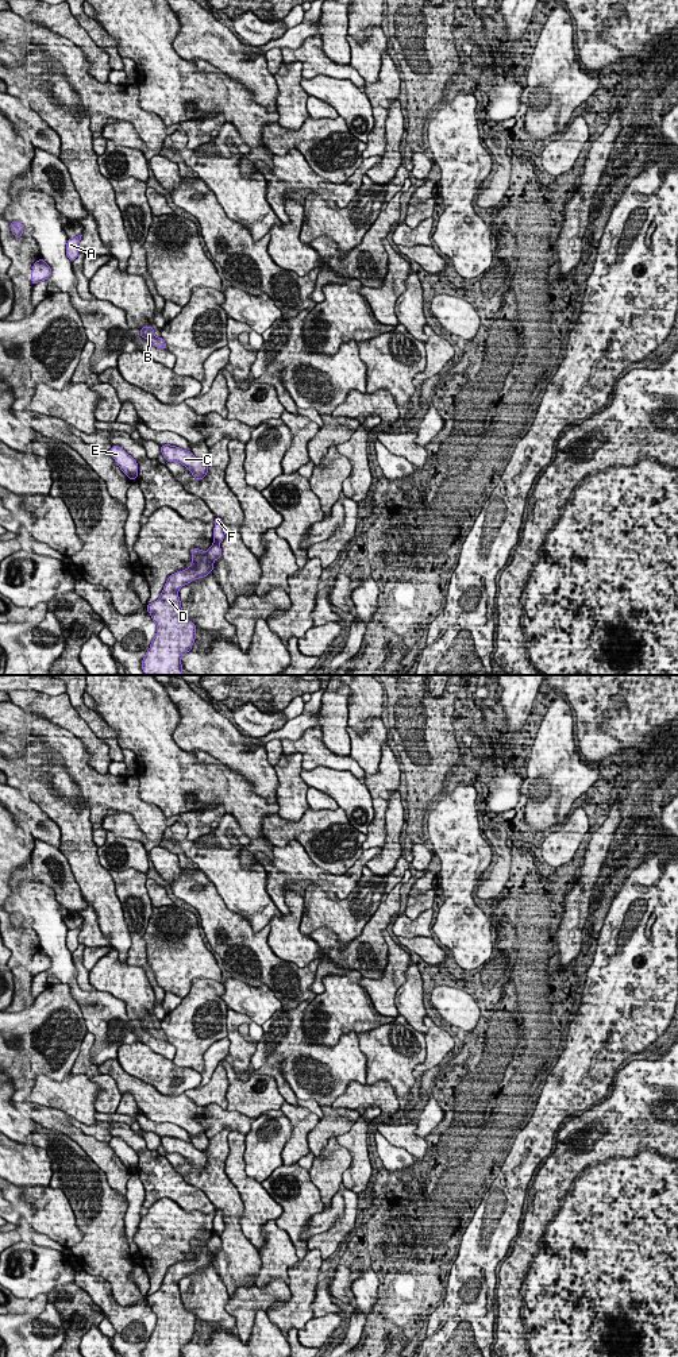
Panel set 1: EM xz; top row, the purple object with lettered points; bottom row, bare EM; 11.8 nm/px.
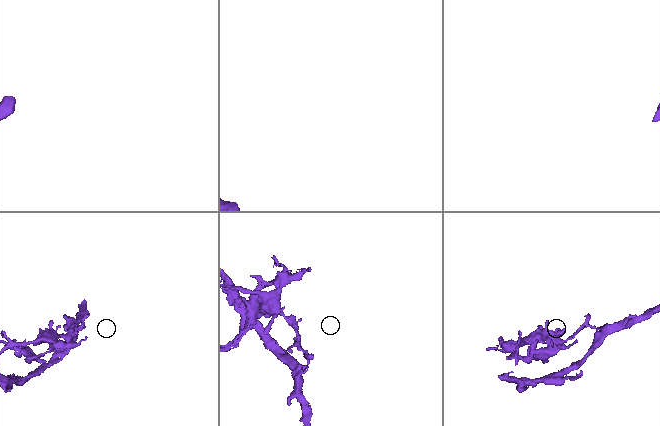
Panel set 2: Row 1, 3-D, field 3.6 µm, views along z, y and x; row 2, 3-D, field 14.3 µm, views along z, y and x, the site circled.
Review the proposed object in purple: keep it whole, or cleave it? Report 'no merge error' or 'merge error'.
merge error

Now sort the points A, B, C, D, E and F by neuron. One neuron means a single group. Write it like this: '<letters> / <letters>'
A B C E F / D

